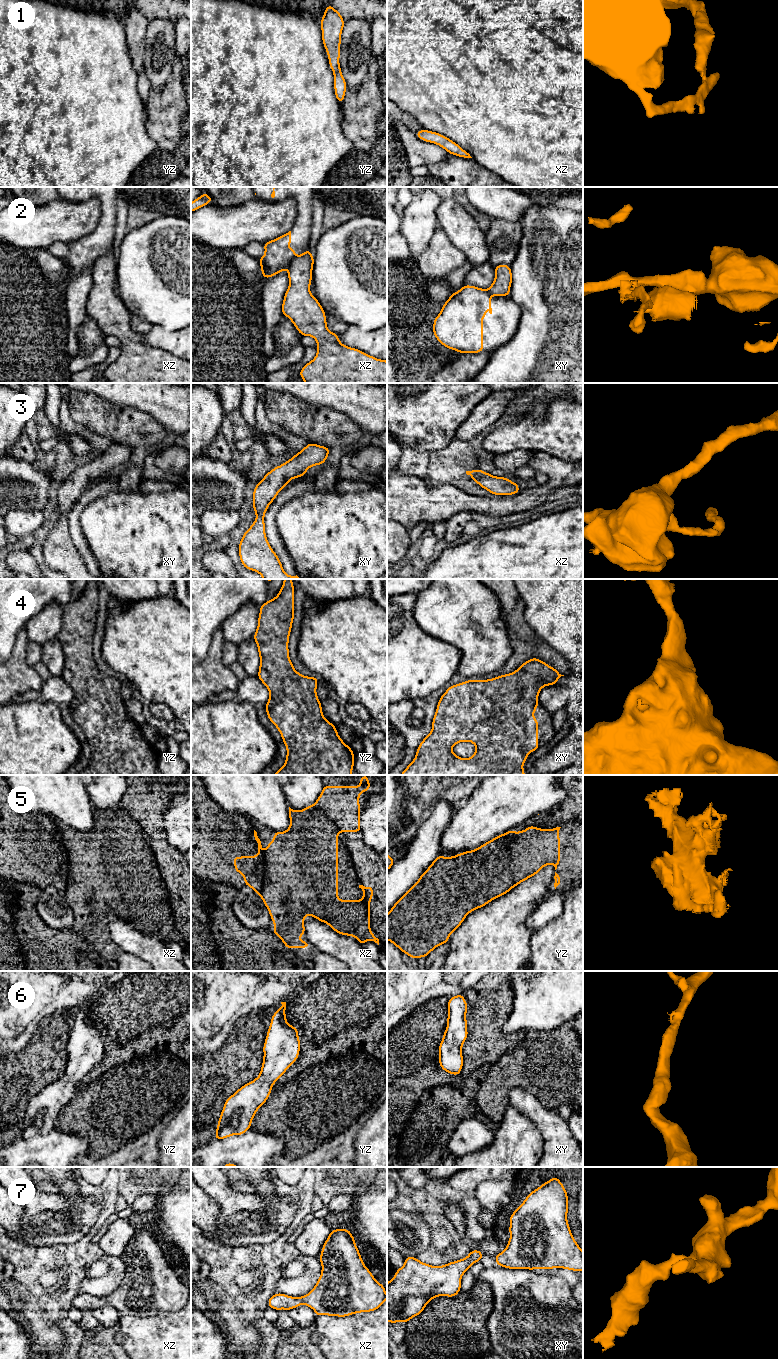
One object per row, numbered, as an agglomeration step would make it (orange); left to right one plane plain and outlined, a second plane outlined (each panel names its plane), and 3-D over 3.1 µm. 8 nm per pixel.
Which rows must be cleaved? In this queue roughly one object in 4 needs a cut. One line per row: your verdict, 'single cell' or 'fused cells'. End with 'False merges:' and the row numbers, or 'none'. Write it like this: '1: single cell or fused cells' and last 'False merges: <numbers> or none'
1: single cell
2: fused cells
3: single cell
4: single cell
5: single cell
6: single cell
7: single cell
False merges: 2

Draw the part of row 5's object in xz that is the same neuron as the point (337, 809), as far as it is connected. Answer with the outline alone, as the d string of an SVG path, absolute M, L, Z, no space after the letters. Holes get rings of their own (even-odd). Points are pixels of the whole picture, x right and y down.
M367 775L360 777L359 787L323 786L313 805L299 811L289 807L290 827L285 832L274 831L274 838L265 851L254 830L258 855L232 857L235 871L241 873L245 885L262 898L274 923L273 933L288 950L310 947L310 943L298 938L305 934L306 915L328 924L338 934L355 937L360 944L370 940L379 945L379 939L370 929L373 887L359 885L364 893L361 900L338 899L338 833L361 831L359 796L369 788Z

